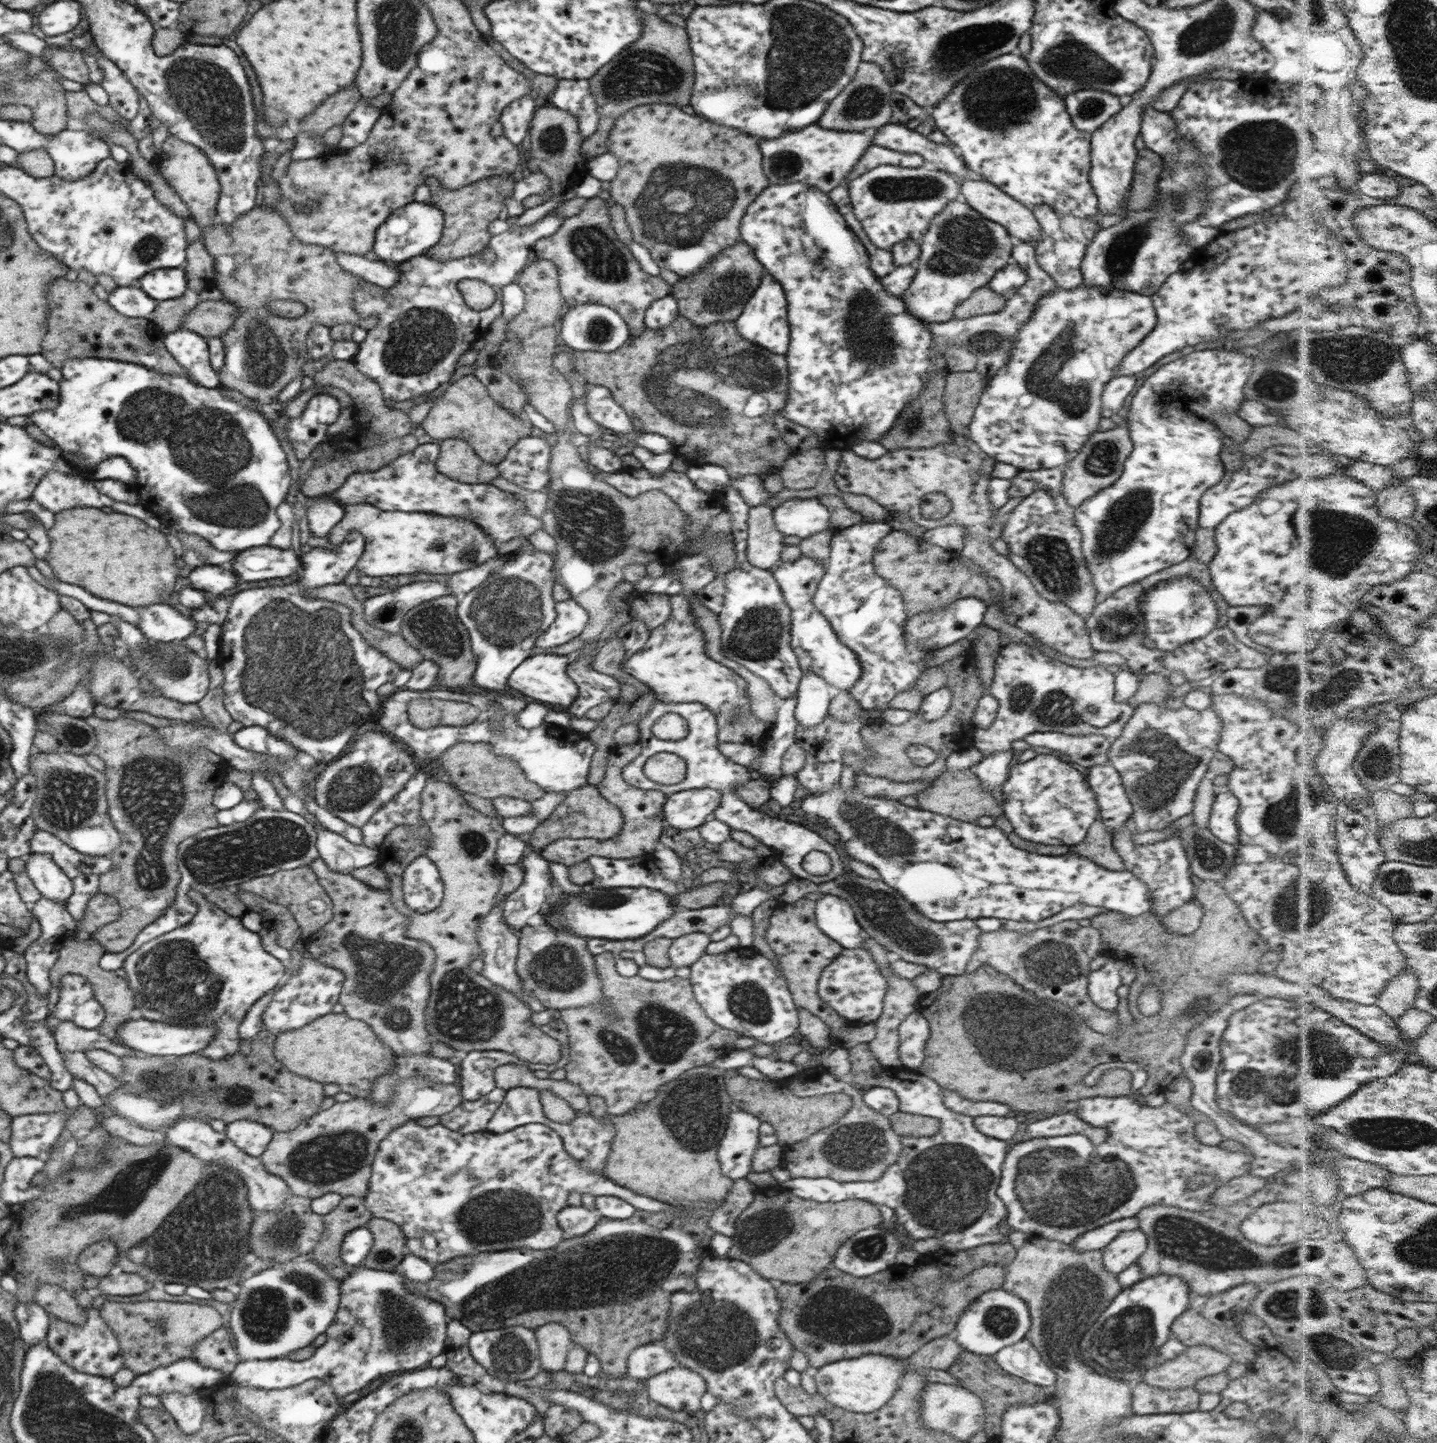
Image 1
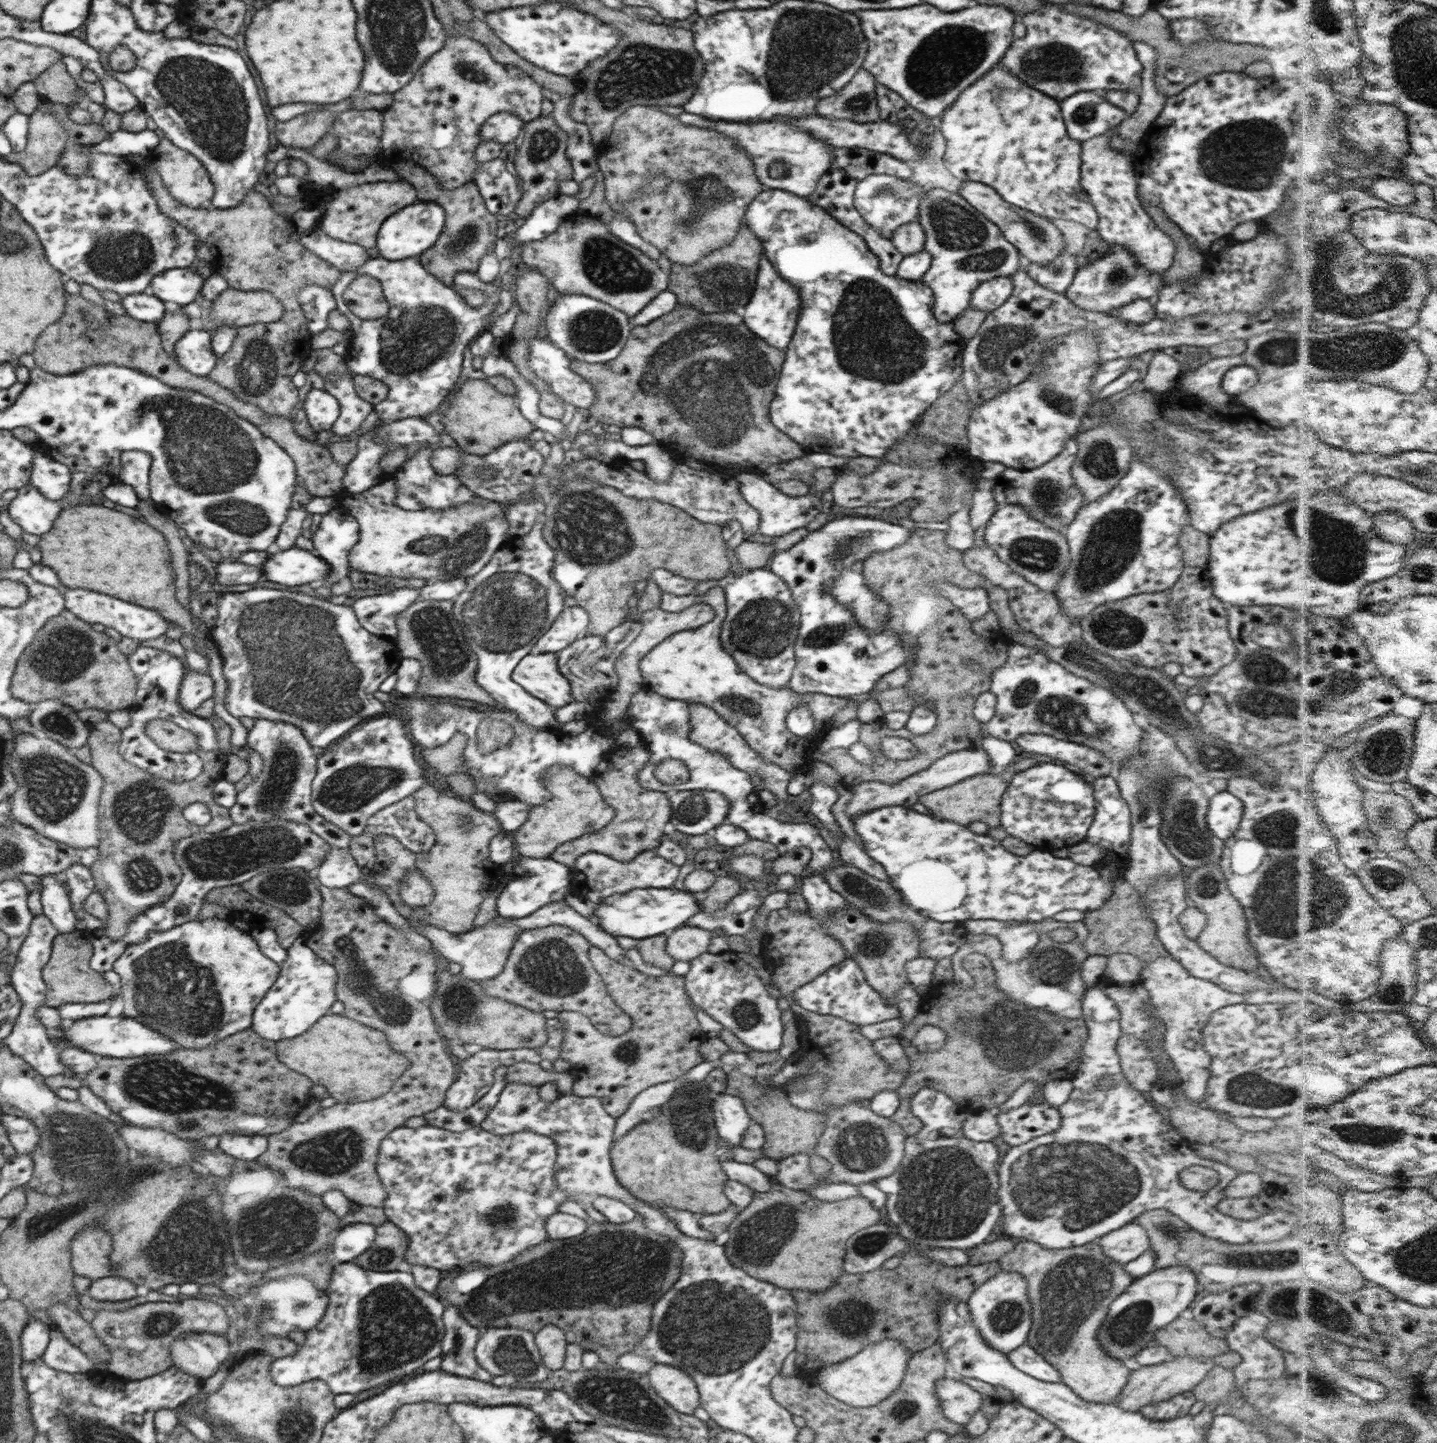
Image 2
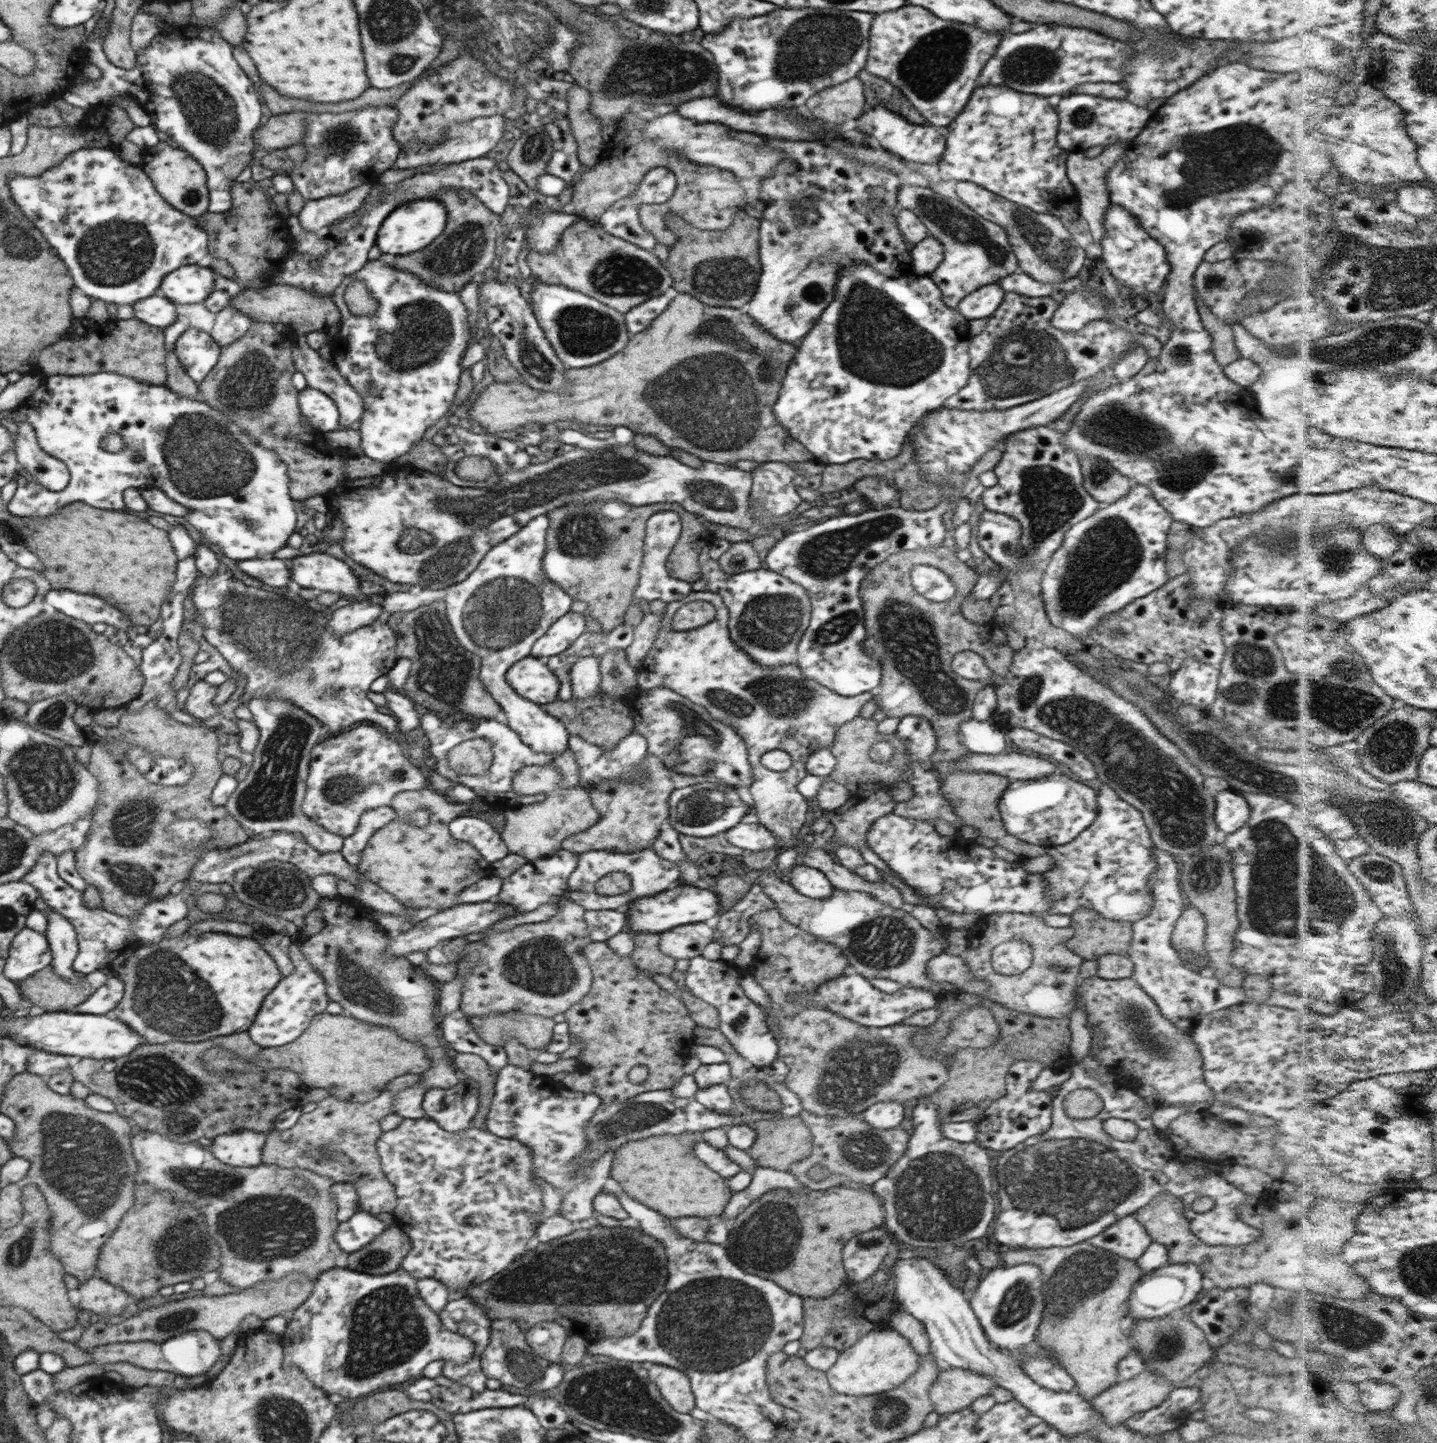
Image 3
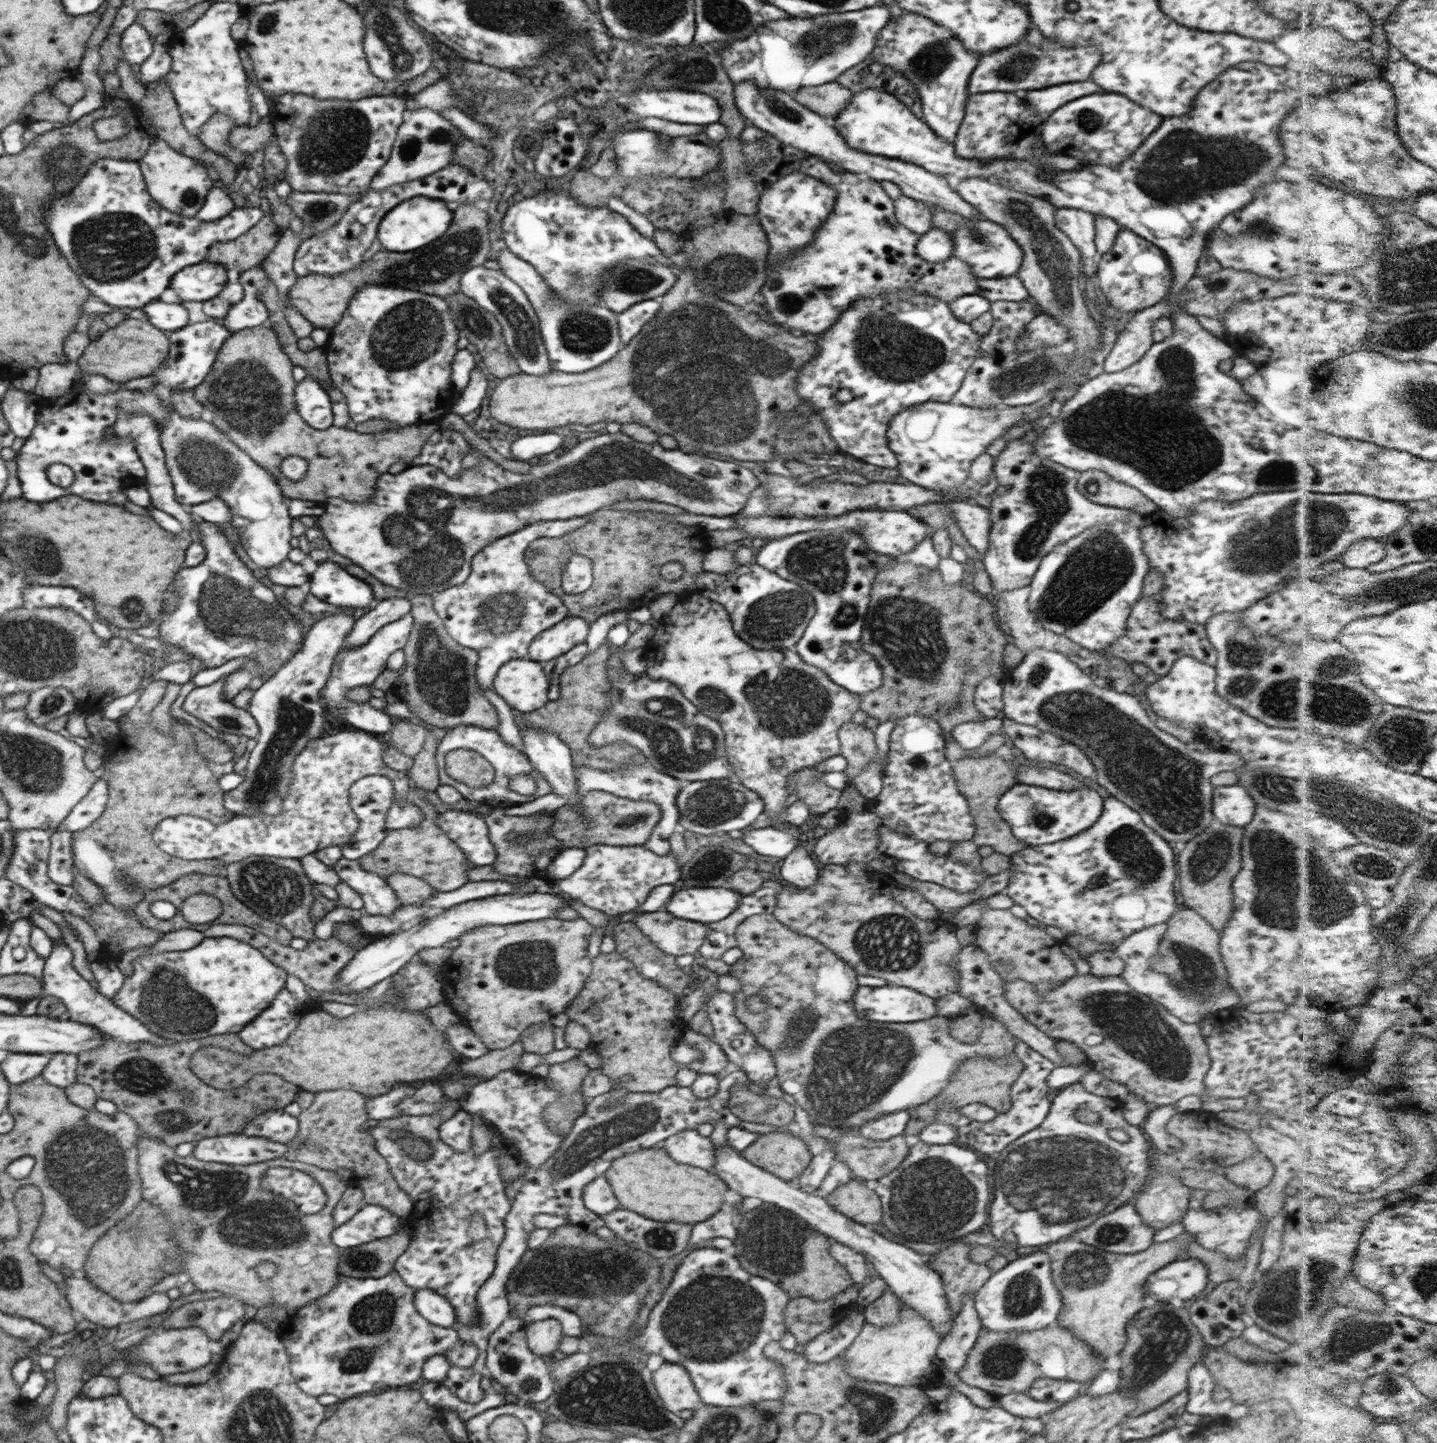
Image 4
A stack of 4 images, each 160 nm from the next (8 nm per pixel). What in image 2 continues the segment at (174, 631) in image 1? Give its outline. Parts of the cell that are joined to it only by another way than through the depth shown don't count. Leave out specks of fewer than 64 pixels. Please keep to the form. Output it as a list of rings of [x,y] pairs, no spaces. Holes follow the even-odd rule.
[[[67,590],[63,594],[64,609],[73,613],[79,620],[89,624],[102,624],[103,627],[112,628],[121,637],[127,637],[135,642],[156,639],[170,629],[171,622],[161,618],[156,610],[149,610],[142,606],[133,606],[129,602],[121,602],[117,598],[109,598],[105,594],[97,594],[91,590]]]

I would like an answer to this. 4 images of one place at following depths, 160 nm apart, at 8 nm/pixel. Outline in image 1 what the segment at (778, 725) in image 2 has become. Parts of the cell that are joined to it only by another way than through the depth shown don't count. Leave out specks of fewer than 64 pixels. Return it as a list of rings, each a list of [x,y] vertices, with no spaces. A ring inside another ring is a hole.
[[[687,594],[668,595],[670,614],[666,621],[652,627],[648,639],[626,660],[621,668],[653,692],[657,701],[699,702],[716,718],[718,742],[745,742],[765,745],[772,724],[760,721],[749,708],[746,682],[725,666],[707,658],[699,621],[689,610]]]

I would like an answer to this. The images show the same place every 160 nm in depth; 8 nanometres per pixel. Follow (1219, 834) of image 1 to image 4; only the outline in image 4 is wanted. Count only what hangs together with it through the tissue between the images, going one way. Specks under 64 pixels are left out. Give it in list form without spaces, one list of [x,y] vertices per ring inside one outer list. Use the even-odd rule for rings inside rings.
[[[1237,784],[1212,787],[1212,816],[1227,826],[1243,828],[1252,819],[1254,802]]]

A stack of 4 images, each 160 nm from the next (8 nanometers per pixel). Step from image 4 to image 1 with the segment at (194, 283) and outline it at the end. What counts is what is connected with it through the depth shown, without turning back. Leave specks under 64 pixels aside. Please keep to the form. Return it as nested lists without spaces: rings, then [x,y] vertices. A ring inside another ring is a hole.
[[[183,267],[155,269],[145,273],[137,282],[149,298],[157,301],[179,298],[186,289]]]

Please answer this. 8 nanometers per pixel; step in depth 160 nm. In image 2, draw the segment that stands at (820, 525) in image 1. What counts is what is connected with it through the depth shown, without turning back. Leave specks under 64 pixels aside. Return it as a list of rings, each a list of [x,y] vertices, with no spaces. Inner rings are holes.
[[[743,471],[735,473],[733,480],[737,480],[737,490],[745,502],[759,513],[758,532],[765,536],[780,537],[792,530],[803,528],[813,520],[815,514],[821,511],[821,501],[815,496],[791,497],[781,494],[772,484],[763,480],[757,472]]]

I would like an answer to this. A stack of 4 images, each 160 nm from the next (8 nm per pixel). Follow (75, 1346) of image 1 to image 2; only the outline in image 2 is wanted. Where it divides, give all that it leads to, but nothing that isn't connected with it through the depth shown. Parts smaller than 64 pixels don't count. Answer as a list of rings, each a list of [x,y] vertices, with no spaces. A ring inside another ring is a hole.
[[[55,1326],[50,1329],[47,1347],[40,1358],[43,1358],[43,1361],[53,1370],[68,1375],[106,1372],[107,1368],[107,1362],[89,1360],[88,1355],[71,1345]]]

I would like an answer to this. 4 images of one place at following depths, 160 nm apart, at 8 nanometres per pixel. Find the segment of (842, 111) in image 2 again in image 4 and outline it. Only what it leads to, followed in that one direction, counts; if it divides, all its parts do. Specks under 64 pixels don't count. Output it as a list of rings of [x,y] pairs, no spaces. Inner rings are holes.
[[[835,81],[819,86],[797,89],[792,93],[793,100],[819,116],[835,118],[847,104],[853,92]]]

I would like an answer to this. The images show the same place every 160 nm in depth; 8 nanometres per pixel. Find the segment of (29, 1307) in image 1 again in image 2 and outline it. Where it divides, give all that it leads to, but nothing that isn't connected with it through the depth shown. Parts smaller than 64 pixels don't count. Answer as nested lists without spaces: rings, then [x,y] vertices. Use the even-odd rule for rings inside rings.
[[[29,1316],[27,1326],[19,1334],[22,1362],[33,1362],[40,1358],[47,1347],[50,1329],[51,1326]]]

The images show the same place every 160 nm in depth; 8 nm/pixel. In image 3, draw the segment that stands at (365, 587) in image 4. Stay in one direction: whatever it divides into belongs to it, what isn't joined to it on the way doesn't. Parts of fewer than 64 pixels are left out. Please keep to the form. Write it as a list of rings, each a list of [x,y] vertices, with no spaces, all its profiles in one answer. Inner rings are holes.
[[[325,553],[298,554],[287,559],[290,582],[301,588],[317,588],[340,597],[356,596],[362,589],[358,578],[344,562]]]

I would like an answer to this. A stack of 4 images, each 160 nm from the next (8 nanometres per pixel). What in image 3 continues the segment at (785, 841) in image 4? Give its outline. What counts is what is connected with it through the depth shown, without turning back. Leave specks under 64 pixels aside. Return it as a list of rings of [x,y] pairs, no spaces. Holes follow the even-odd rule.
[[[739,823],[721,834],[729,844],[746,852],[775,848],[775,835],[759,823]]]

